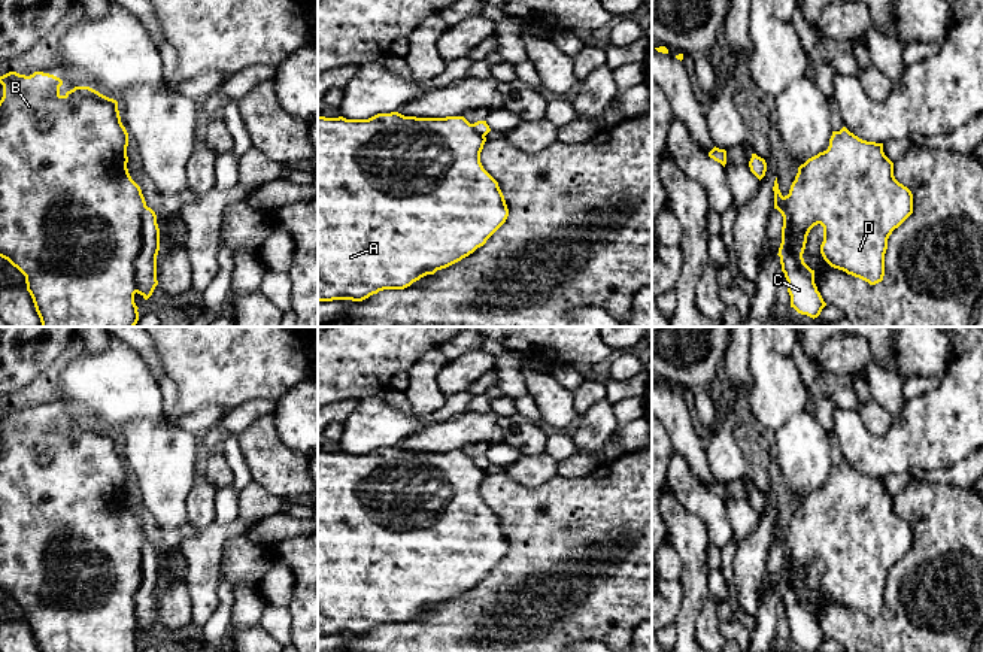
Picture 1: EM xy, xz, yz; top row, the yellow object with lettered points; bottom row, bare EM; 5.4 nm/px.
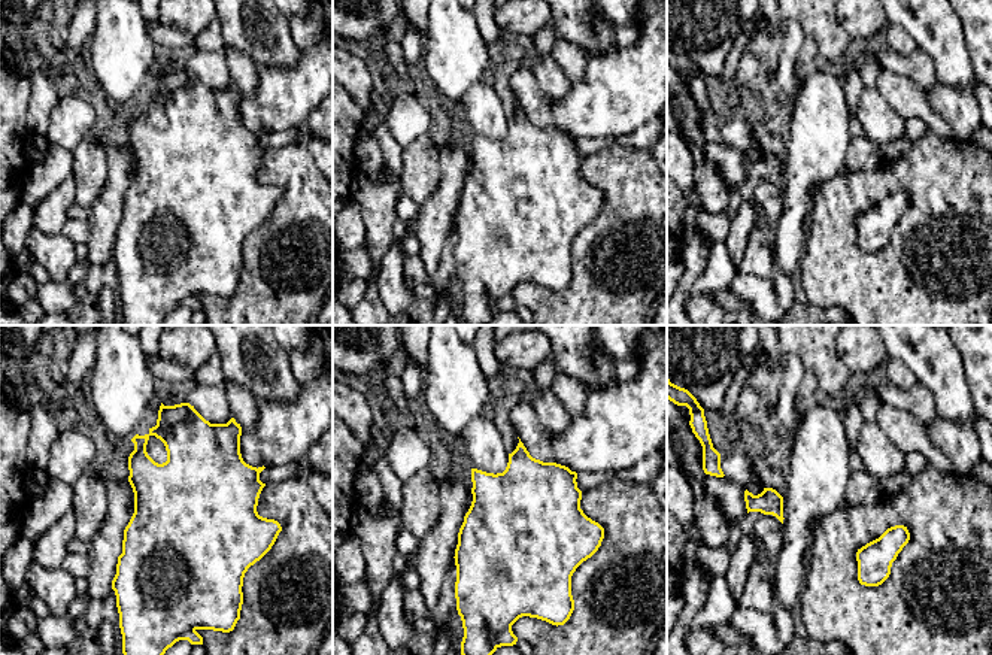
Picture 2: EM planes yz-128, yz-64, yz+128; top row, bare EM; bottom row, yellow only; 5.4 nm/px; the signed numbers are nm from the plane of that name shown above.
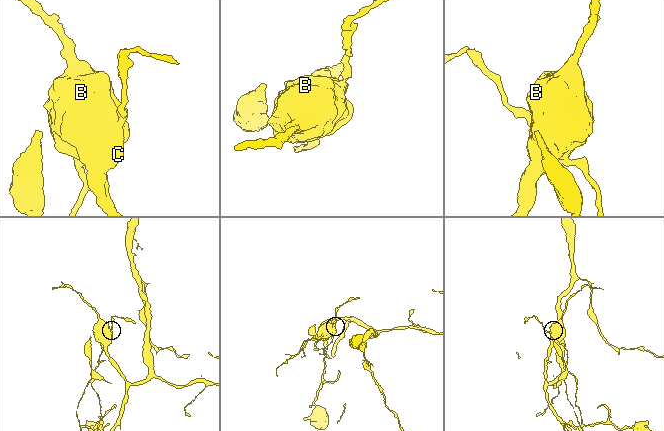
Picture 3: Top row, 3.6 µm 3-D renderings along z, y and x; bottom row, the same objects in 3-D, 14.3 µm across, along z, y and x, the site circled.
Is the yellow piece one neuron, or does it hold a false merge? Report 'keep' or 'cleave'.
cleave

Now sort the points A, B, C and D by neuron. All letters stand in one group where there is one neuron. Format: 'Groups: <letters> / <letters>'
Groups: A B D / C

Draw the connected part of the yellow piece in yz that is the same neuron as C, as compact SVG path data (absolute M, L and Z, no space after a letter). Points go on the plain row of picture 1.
M777 512L774 515L774 543L777 543L783 551L782 561L782 577L779 582L779 591L782 598L782 606L788 615L788 627L791 630L791 642L798 648L807 649L810 652L817 652L822 643L826 640L816 618L808 612L803 603L803 597L789 579L789 548L786 545L783 530L779 524Z

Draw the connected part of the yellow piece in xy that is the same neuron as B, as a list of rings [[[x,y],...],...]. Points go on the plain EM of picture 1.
[[[9,406],[0,410],[0,591],[24,610],[39,652],[139,652],[134,637],[134,595],[142,582],[142,546],[146,542],[140,521],[131,513],[127,497],[128,467],[121,457],[118,436],[89,421],[75,421],[60,428],[63,415],[54,409],[34,406],[30,410]]]

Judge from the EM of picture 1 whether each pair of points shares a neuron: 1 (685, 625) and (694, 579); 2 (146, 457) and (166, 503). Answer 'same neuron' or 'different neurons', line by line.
1: same neuron
2: same neuron

